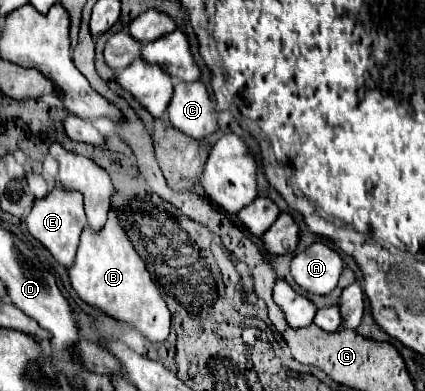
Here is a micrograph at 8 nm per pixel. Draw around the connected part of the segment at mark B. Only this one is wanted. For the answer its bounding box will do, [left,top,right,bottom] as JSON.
[69,208,171,342]

